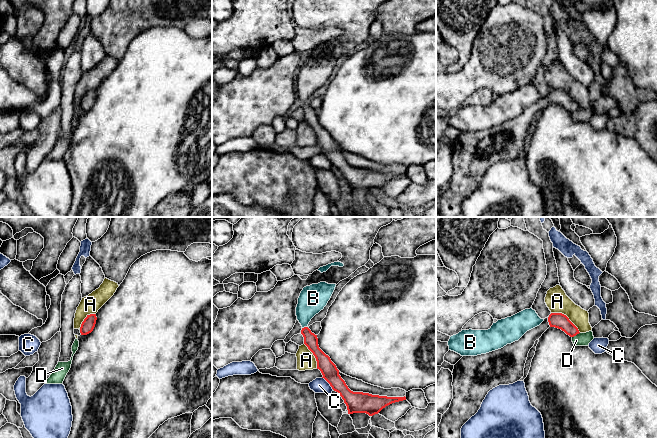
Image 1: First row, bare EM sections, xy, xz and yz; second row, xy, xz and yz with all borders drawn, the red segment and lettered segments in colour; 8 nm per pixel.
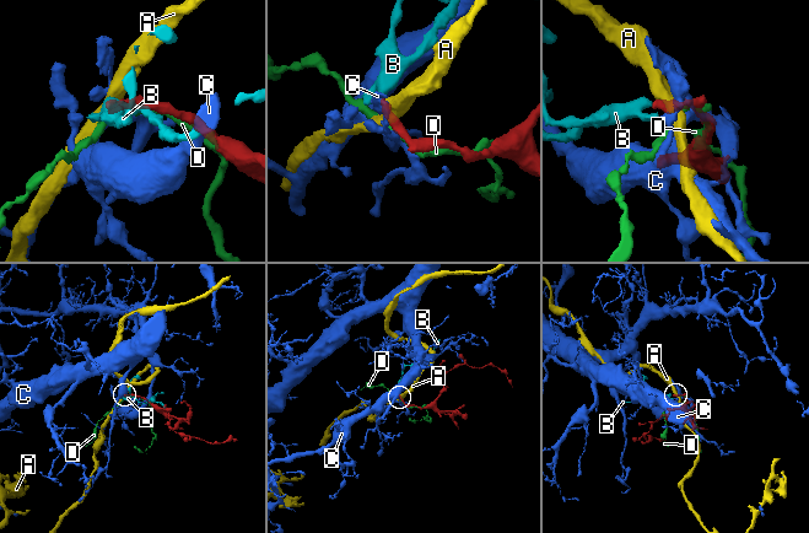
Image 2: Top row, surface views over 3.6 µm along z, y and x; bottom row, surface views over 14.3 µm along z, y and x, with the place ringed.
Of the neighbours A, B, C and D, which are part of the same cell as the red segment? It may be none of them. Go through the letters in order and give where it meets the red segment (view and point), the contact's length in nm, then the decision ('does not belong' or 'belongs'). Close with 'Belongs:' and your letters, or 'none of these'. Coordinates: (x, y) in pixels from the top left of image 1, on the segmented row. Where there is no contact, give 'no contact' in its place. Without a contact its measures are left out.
A: meets red in yz at (567, 317); contact 280 nm long; does not belong
B: meets red in xz at (304, 327); contact 40 nm long; belongs
C: meets red in xz at (328, 382); contact 140 nm long; does not belong
D: meets red in yz at (575, 335); contact 80 nm long; does not belong
Belongs: B

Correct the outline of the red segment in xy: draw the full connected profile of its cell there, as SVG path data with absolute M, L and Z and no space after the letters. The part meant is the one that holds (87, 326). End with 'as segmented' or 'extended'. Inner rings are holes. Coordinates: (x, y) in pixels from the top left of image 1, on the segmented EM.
M96 314L87 315L87 317L84 319L80 327L81 335L87 335L91 333L95 327L96 320Z; as segmented

